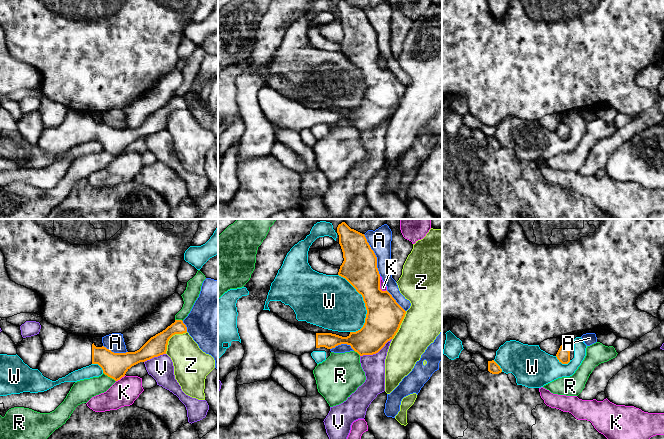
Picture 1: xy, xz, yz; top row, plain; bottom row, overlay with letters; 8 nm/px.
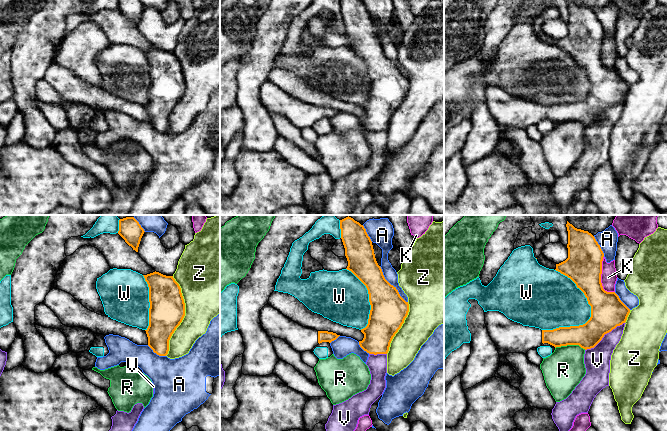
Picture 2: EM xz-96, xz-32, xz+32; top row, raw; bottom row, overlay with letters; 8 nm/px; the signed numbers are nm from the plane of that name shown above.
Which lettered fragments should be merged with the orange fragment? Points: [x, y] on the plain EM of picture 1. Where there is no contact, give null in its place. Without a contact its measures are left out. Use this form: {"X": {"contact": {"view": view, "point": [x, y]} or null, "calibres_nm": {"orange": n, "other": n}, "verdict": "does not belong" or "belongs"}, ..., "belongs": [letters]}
{"A": {"contact": {"view": "xz", "point": [375, 31]}, "calibres_nm": {"orange": 280, "other": 180}, "verdict": "does not belong"}, "K": {"contact": {"view": "xz", "point": [379, 61]}, "calibres_nm": {"orange": 280, "other": 60}, "verdict": "does not belong"}, "R": {"contact": {"view": "xy", "point": [109, 152]}, "calibres_nm": {"orange": 200, "other": 180}, "verdict": "does not belong"}, "V": {"contact": {"view": "xz", "point": [375, 129]}, "calibres_nm": {"orange": 280, "other": 180}, "verdict": "does not belong"}, "W": {"contact": {"view": "xz", "point": [364, 78]}, "calibres_nm": {"orange": 300, "other": 420}, "verdict": "does not belong"}, "Z": {"contact": {"view": "xy", "point": [170, 113]}, "calibres_nm": {"orange": 160, "other": 260}, "verdict": "does not belong"}, "belongs": []}

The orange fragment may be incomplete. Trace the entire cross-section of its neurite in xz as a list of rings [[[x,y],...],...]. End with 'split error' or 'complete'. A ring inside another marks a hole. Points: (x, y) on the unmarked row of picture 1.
[[[347,0],[337,3],[344,37],[338,51],[345,54],[362,71],[367,86],[363,103],[347,113],[332,109],[299,106],[277,90],[263,86],[258,91],[259,105],[274,128],[284,127],[296,132],[311,129],[316,124],[350,121],[360,132],[378,129],[394,114],[406,87],[386,66],[380,65],[377,33],[364,10]]]; split error

